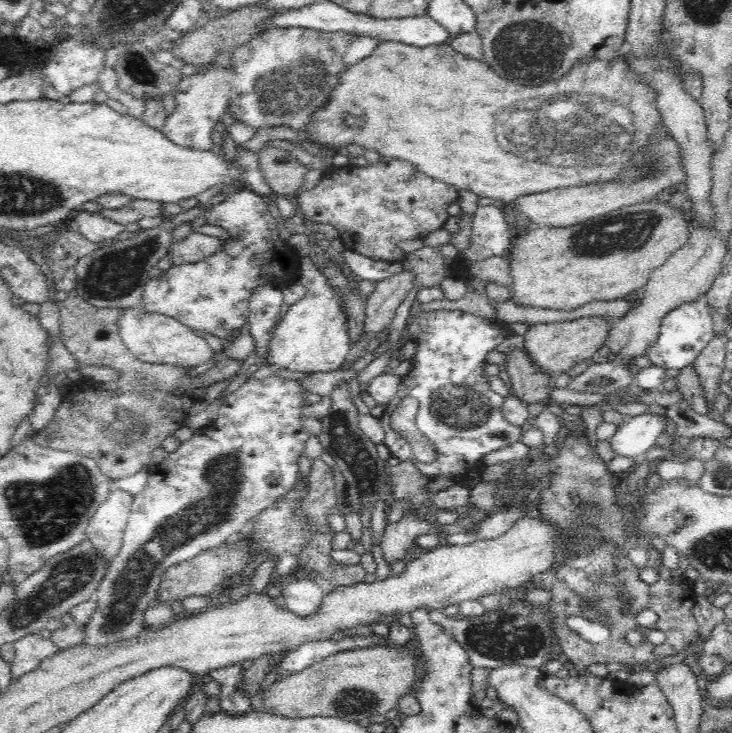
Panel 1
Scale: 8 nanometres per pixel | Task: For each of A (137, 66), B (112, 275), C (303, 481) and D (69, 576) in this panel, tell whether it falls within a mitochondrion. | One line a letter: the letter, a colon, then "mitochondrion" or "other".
A: mitochondrion
B: mitochondrion
C: other
D: mitochondrion

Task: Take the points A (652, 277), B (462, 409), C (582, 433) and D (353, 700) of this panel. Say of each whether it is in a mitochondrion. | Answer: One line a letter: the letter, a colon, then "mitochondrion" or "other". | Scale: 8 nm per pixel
A: other
B: mitochondrion
C: other
D: mitochondrion

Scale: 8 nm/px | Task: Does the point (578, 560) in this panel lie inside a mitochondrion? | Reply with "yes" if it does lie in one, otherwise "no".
yes

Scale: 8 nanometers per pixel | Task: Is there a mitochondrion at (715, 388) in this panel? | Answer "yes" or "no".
no

